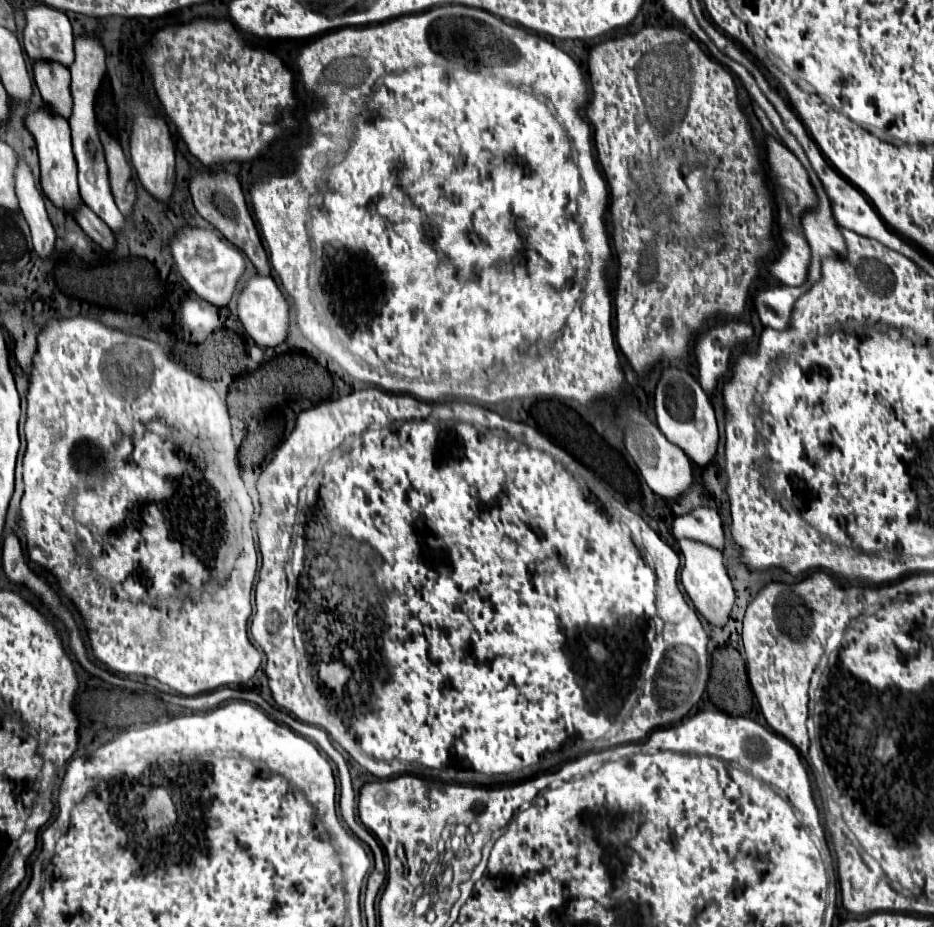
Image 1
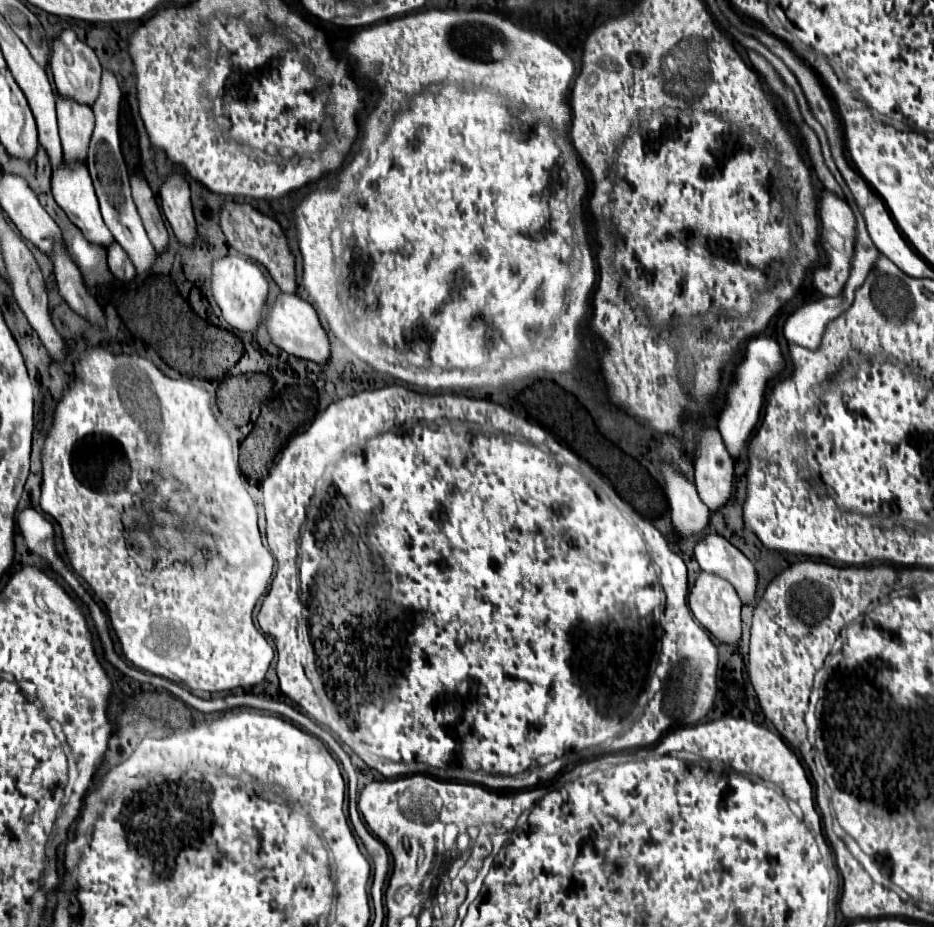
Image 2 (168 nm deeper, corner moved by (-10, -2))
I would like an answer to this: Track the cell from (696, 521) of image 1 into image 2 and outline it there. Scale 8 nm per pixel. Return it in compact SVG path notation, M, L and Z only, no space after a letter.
M706 534L694 544L694 556L702 570L726 578L744 604L756 594L756 570L752 562L720 534Z

